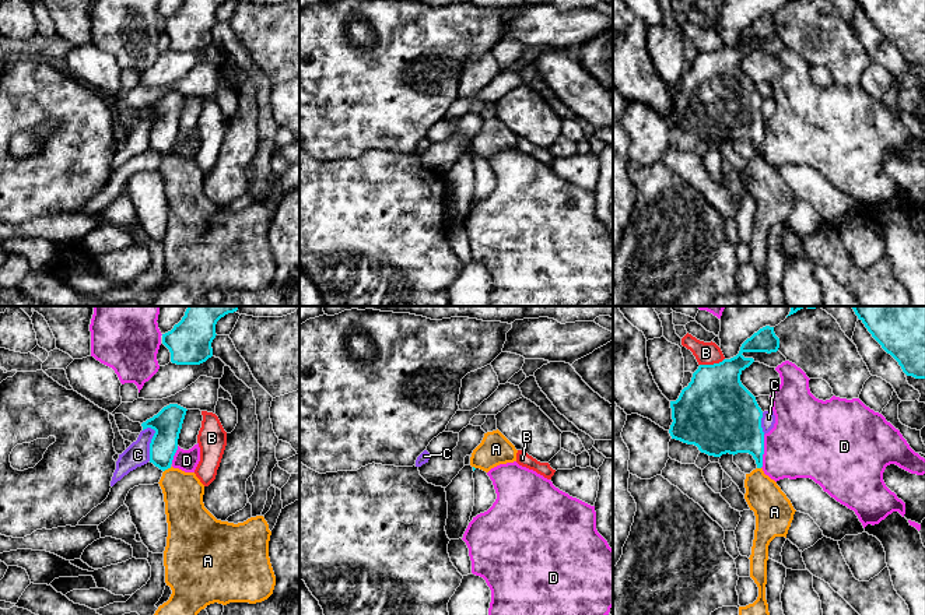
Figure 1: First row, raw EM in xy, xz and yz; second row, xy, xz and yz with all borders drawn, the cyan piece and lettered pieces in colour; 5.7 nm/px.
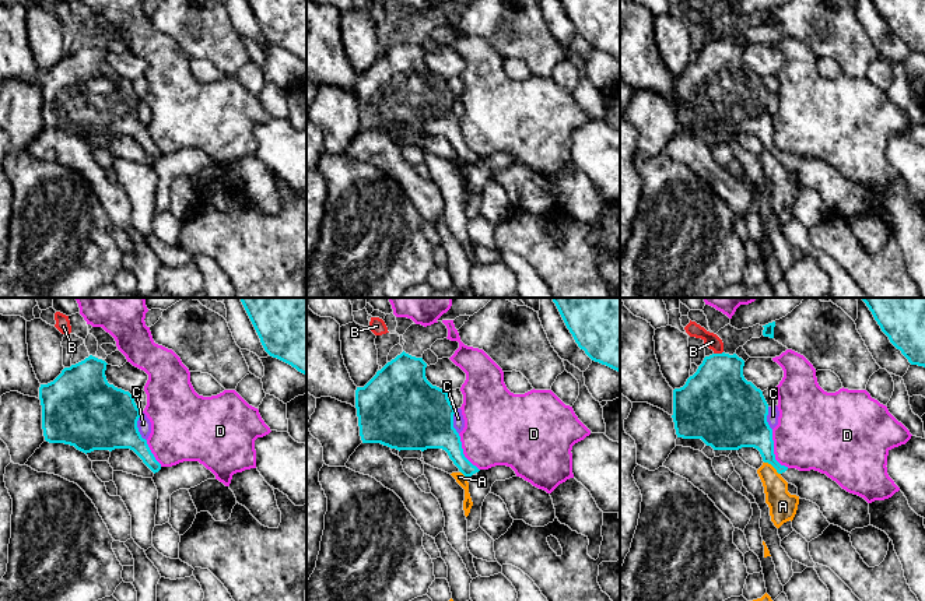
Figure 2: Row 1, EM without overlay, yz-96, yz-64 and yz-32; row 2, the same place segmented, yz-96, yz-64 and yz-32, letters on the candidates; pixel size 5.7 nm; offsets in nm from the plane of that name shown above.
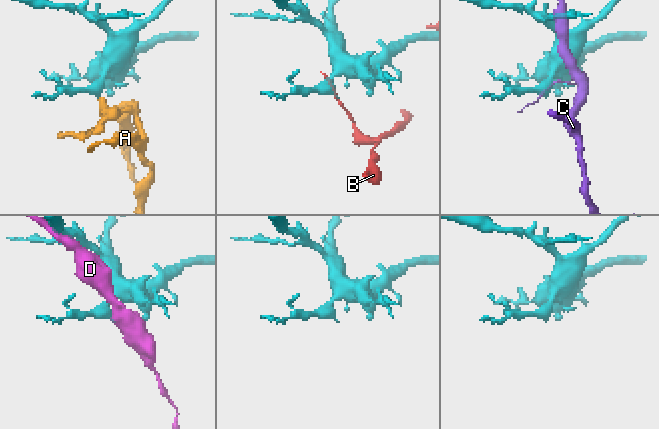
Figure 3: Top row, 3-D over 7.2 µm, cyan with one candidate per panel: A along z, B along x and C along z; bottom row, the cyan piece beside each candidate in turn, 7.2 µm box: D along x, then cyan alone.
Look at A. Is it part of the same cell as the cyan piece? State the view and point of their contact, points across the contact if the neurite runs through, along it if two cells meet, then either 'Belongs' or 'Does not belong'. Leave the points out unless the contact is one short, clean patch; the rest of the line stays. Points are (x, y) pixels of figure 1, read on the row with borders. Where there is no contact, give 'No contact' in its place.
Touches cyan at xy (167, 468). Boundary: xy (171, 467), (164, 471). Does not belong

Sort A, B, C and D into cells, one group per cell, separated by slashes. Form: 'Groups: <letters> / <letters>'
Groups: A / B / C / D

